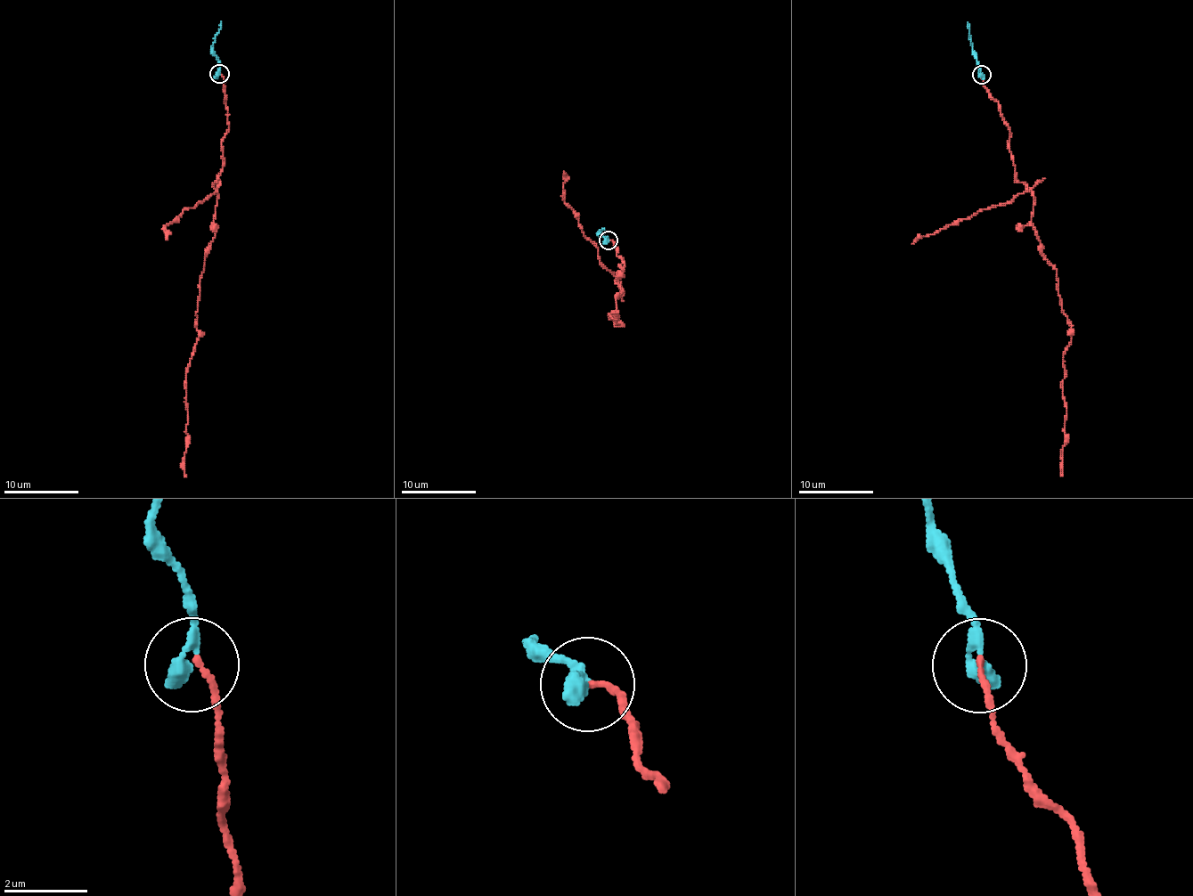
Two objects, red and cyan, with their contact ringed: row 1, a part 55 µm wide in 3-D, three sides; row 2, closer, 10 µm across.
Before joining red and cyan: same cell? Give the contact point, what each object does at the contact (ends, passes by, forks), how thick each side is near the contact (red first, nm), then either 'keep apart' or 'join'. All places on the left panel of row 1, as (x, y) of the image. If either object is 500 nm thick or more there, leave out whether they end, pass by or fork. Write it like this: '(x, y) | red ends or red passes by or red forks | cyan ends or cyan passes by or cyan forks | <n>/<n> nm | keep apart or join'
(219, 74) | red ends | cyan ends | 120/420 nm | join

